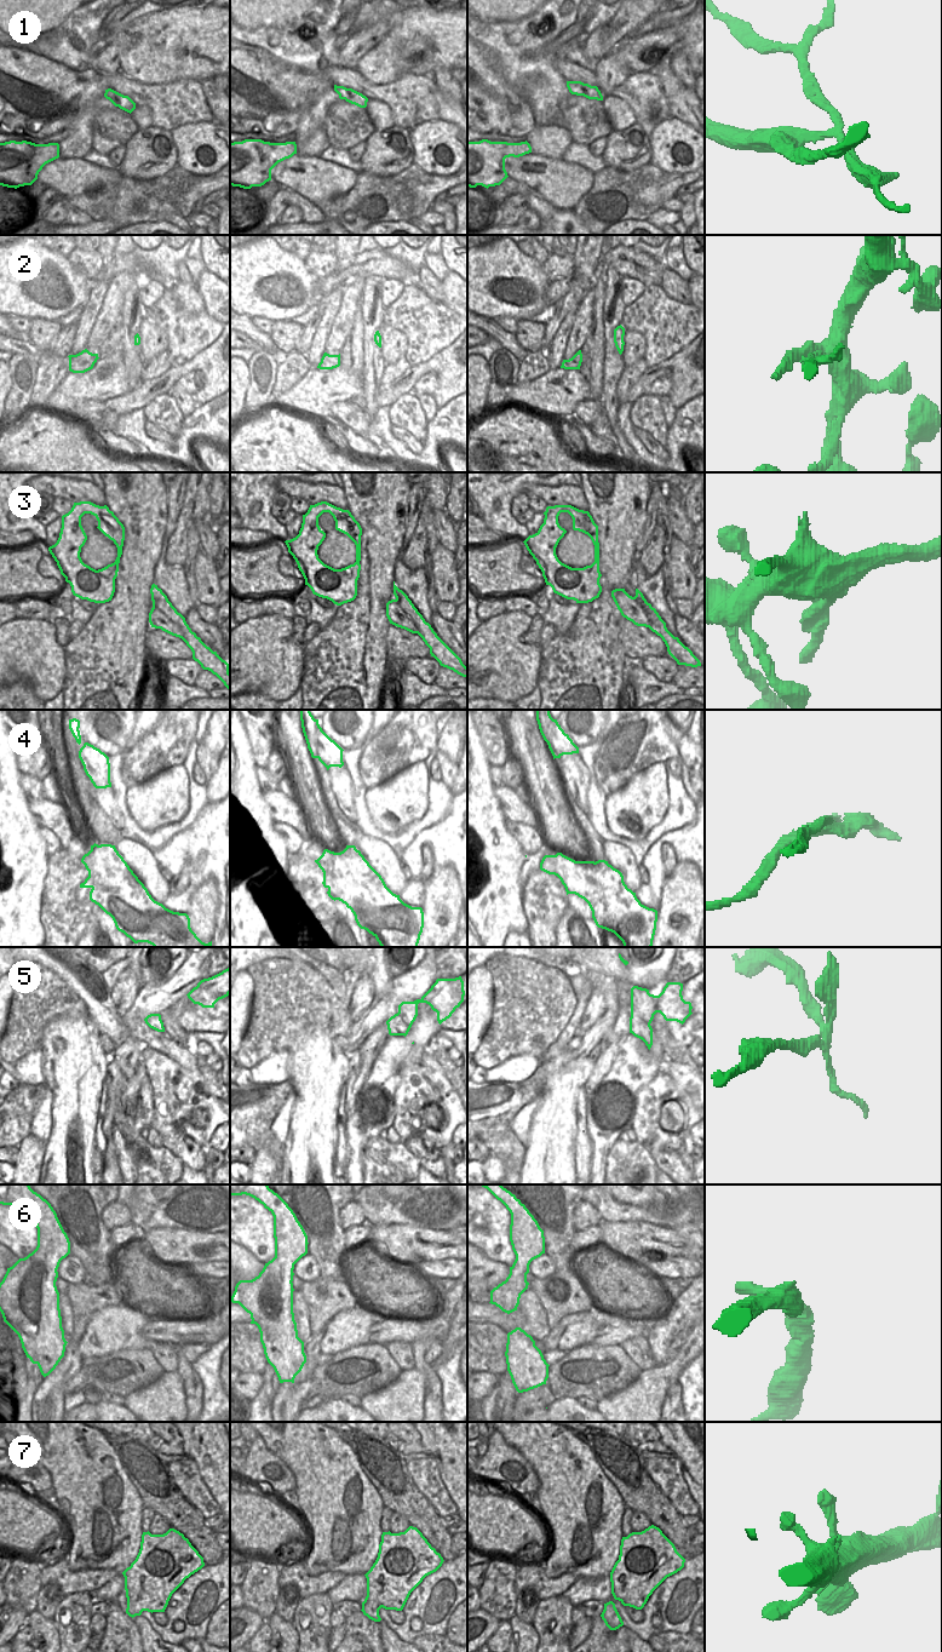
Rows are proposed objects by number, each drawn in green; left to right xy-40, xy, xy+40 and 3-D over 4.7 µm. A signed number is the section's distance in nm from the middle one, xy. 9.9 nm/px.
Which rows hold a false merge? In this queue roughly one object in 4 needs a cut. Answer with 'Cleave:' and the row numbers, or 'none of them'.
Cleave: 1, 4, 5

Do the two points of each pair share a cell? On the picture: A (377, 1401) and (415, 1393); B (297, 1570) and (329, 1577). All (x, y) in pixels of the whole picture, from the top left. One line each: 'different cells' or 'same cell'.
A: same cell
B: same cell

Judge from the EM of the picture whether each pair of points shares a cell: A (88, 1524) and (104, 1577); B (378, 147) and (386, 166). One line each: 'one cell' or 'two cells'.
A: two cells
B: one cell

